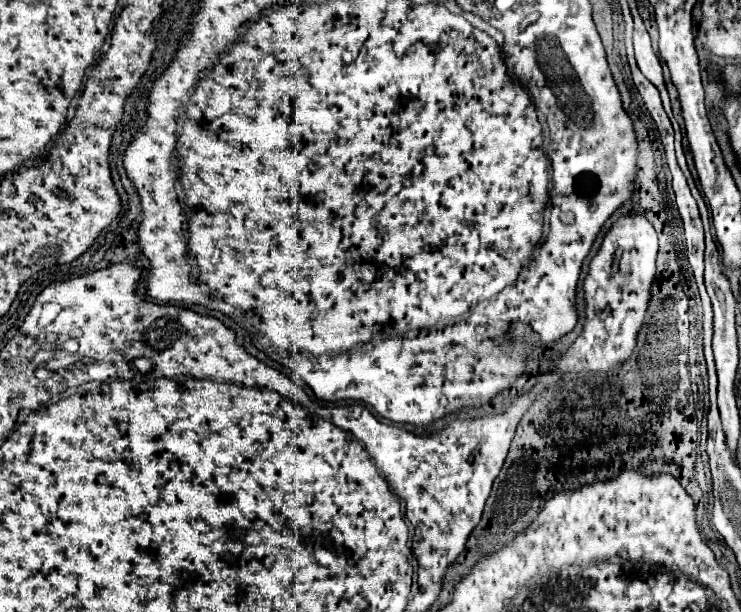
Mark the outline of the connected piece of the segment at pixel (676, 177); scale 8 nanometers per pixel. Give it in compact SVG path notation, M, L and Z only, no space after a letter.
M680 172L672 174L672 188L676 194L676 206L682 216L682 224L684 224L686 246L688 246L686 256L688 256L690 266L694 270L696 282L698 282L700 290L704 292L704 278L702 278L702 272L704 272L704 230L702 230L698 206L696 206L694 196L690 194L690 188L686 184L684 174L680 174Z

